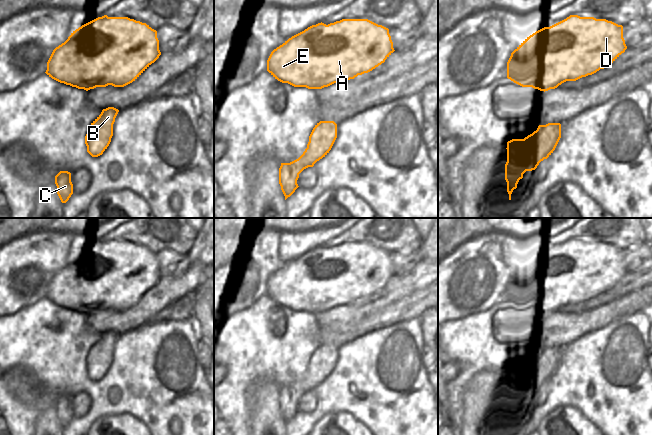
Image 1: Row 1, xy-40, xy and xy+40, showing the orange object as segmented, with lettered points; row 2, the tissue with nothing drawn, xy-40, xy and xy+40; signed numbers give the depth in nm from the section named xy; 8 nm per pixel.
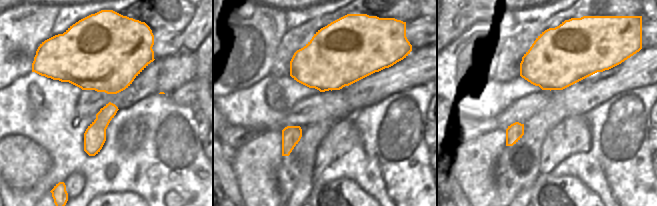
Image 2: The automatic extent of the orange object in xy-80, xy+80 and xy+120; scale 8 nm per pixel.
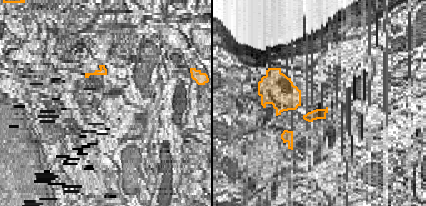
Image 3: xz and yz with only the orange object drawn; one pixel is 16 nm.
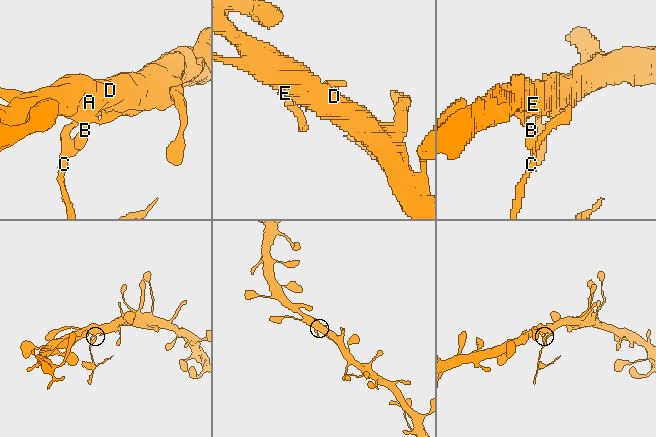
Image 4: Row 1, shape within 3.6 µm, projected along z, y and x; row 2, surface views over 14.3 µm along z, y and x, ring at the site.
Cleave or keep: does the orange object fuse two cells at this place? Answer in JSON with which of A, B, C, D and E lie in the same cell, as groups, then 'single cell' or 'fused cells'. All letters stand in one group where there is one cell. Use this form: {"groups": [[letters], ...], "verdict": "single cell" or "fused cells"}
{"groups": [["A", "B", "D", "E"], ["C"]], "verdict": "fused cells"}

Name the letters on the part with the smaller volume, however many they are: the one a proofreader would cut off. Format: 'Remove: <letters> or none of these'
Remove: C

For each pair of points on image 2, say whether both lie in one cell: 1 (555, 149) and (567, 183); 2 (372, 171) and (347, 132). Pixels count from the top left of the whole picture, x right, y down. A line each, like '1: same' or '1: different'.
1: different
2: different

